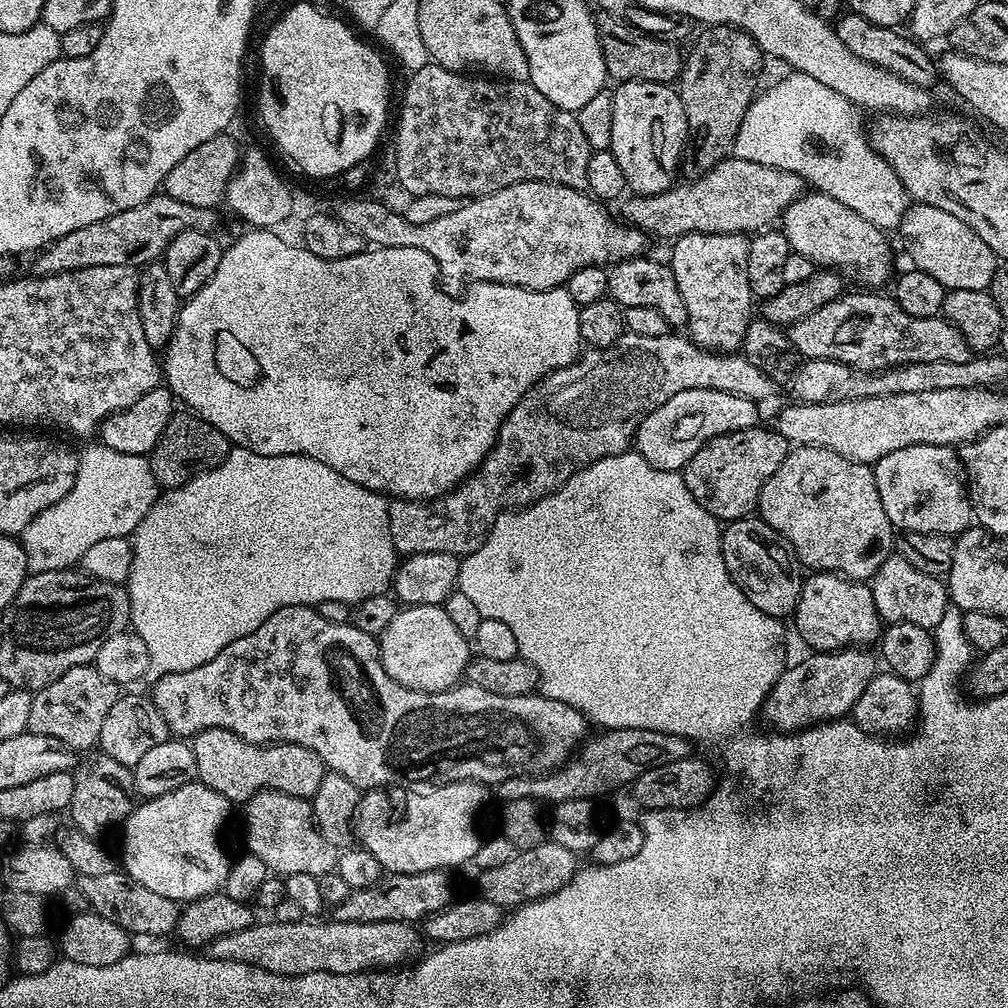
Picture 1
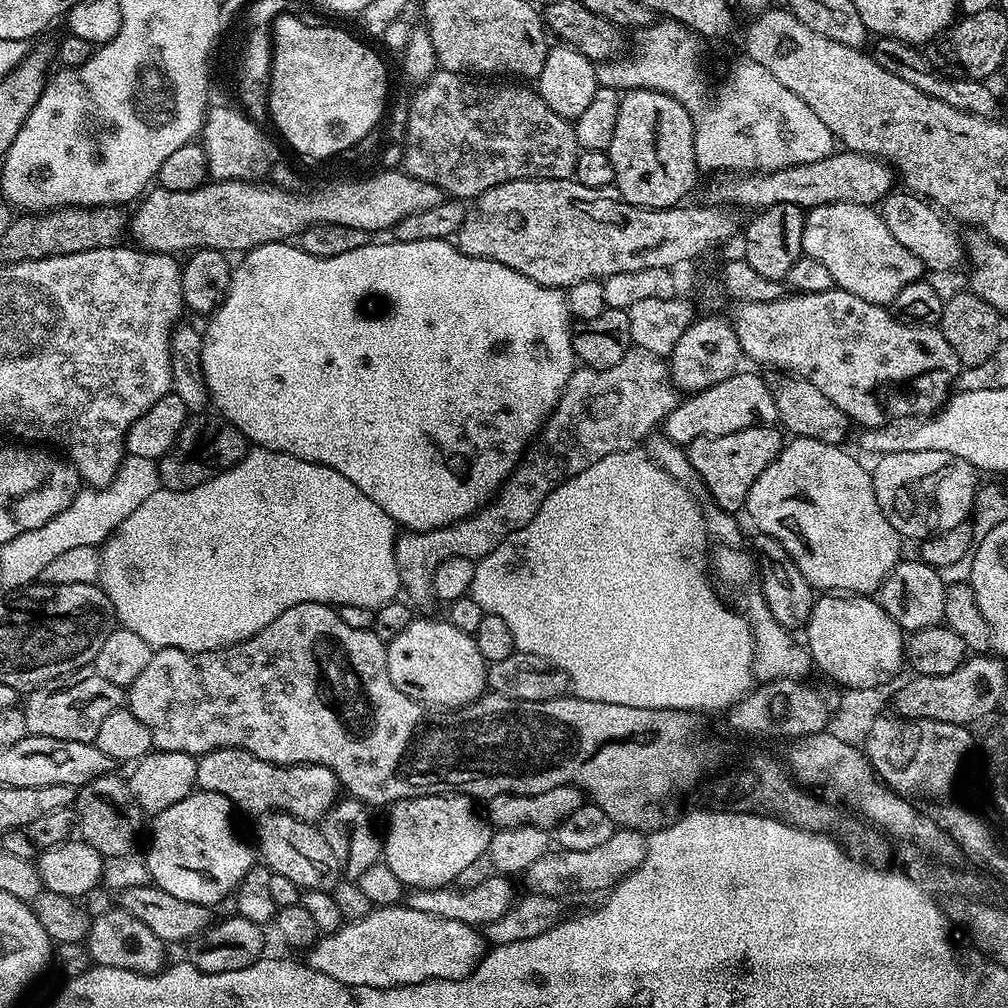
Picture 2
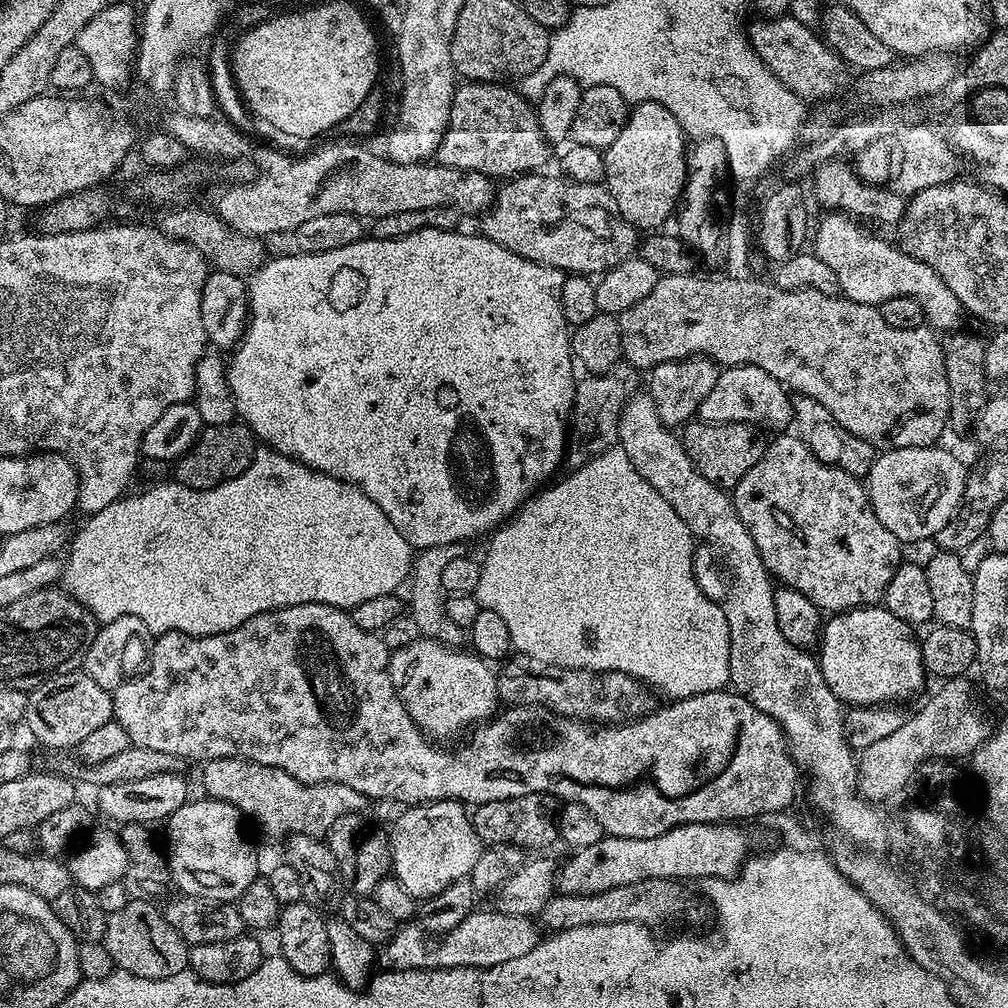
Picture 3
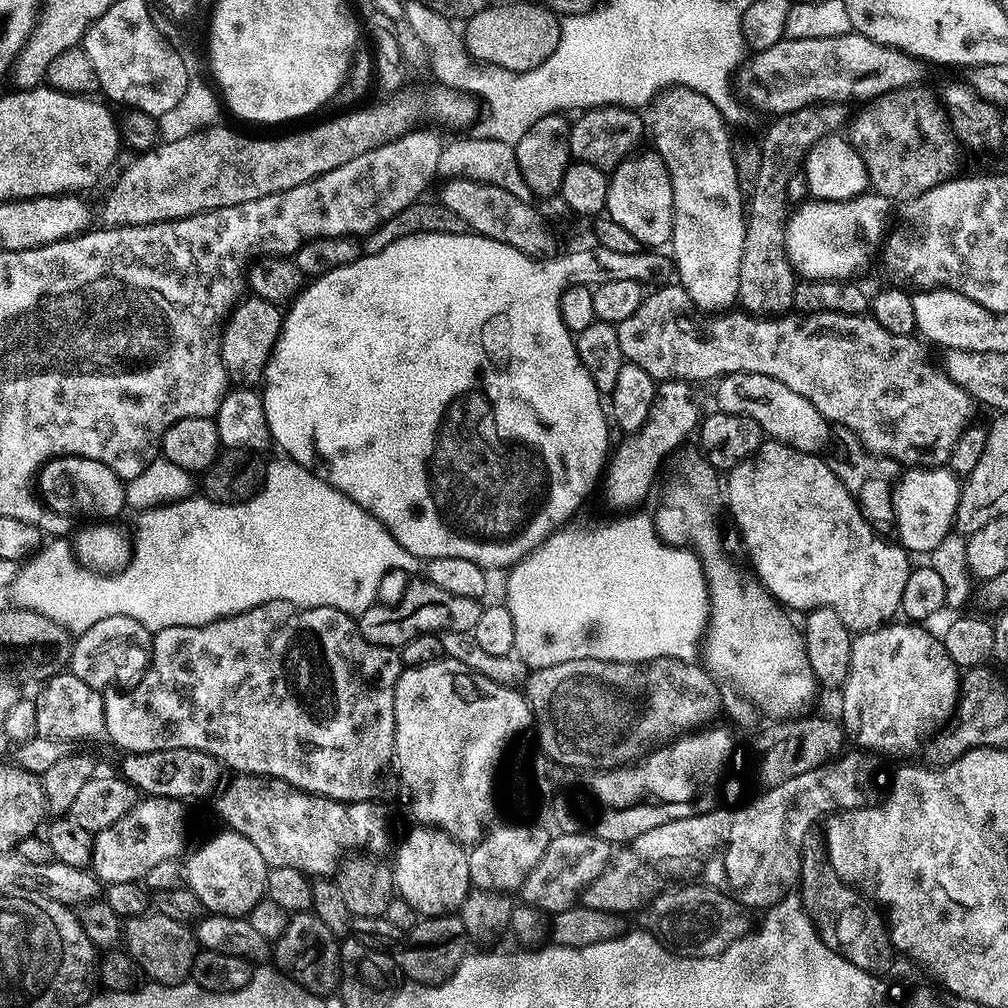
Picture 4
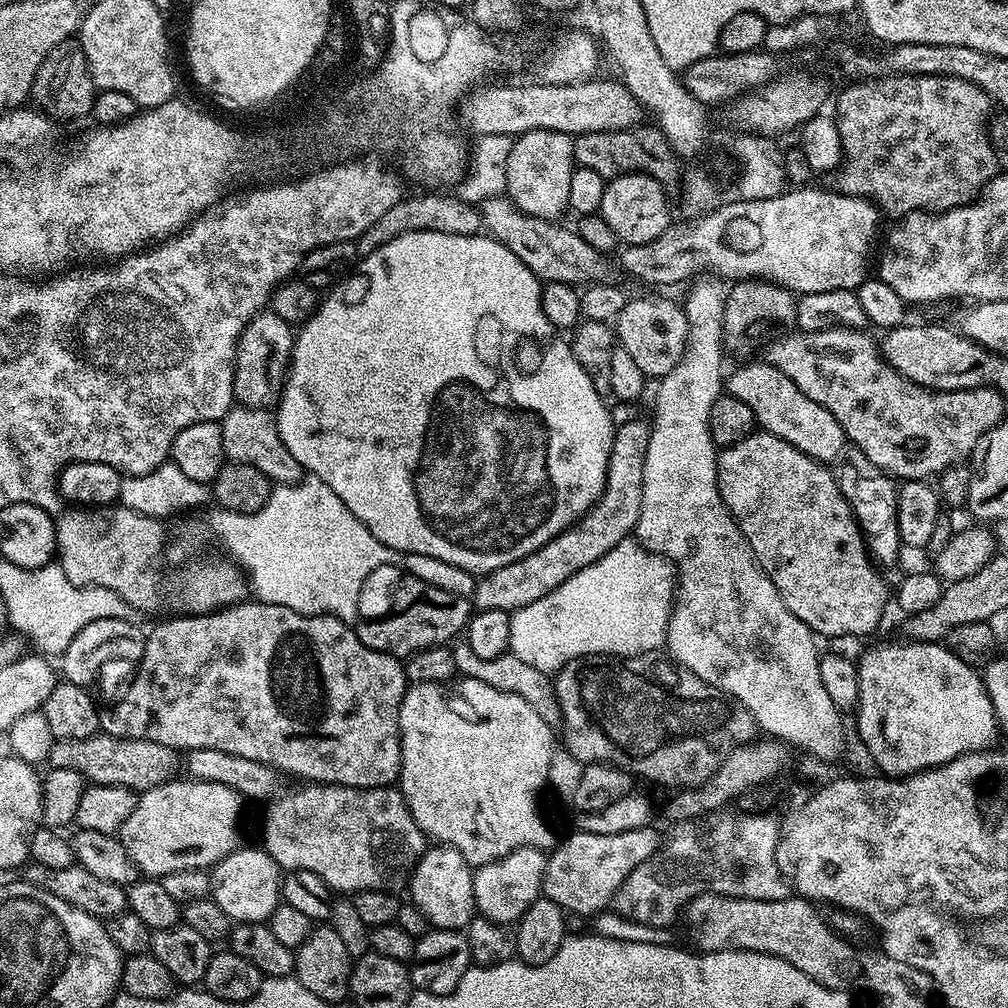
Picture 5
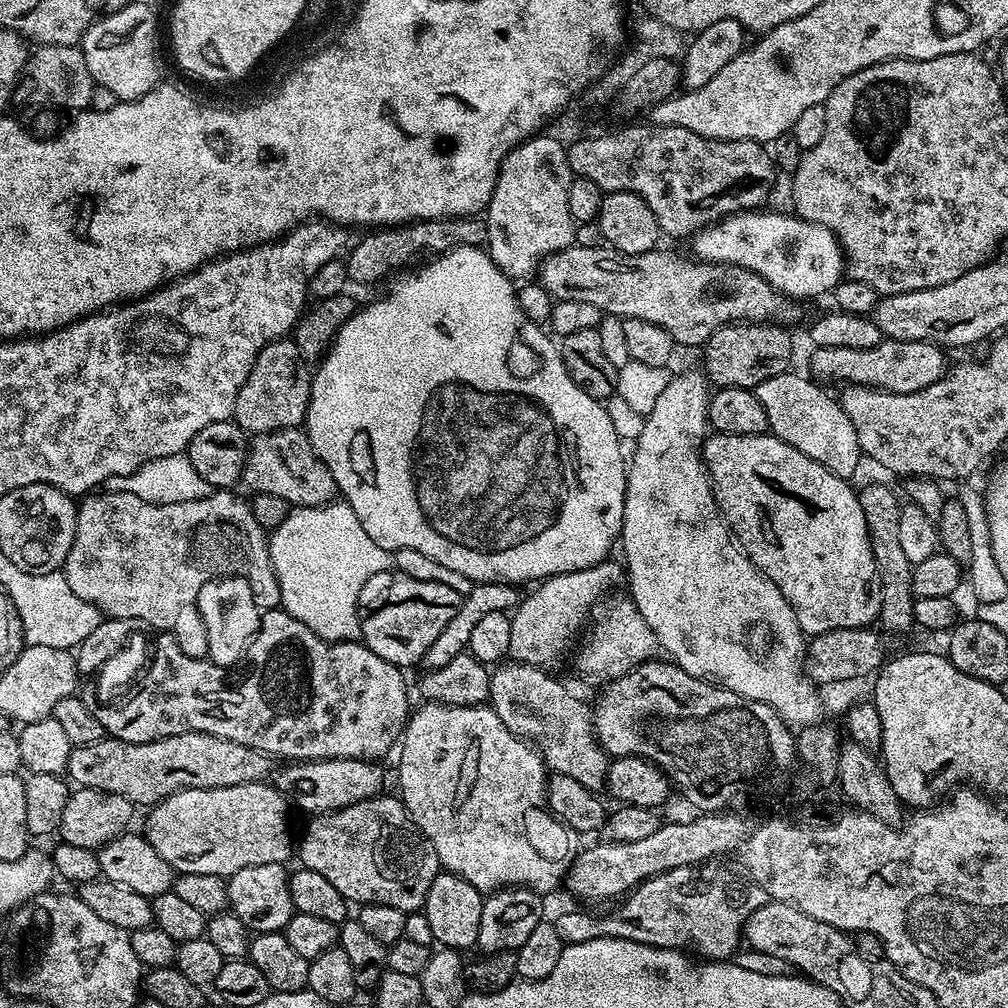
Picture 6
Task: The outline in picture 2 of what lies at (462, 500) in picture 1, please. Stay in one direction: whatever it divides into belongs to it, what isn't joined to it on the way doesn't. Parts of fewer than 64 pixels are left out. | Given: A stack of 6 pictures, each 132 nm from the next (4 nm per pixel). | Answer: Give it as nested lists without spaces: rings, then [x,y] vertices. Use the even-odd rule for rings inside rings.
[[[633,346],[618,366],[610,366],[606,370],[577,367],[560,394],[555,412],[544,421],[543,428],[535,437],[534,447],[500,485],[493,499],[466,520],[429,532],[404,530],[397,540],[395,537],[390,559],[395,579],[397,576],[404,587],[403,595],[417,609],[433,603],[434,570],[446,562],[446,558],[461,556],[483,560],[485,554],[524,528],[526,522],[540,512],[542,502],[555,488],[564,487],[566,481],[587,472],[590,466],[603,464],[608,456],[639,449],[636,447],[639,444],[641,447],[642,442],[653,435],[655,428],[652,427],[663,425],[677,403],[678,389],[672,383],[672,373],[665,357],[650,354],[650,350]]]

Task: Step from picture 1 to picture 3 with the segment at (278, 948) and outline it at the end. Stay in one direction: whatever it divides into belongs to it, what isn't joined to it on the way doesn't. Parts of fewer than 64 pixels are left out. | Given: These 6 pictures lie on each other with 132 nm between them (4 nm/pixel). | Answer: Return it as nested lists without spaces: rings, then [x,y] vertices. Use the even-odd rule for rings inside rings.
[[[495,910],[480,911],[472,911],[458,926],[454,926],[454,930],[441,936],[426,931],[416,922],[397,927],[396,933],[383,945],[378,956],[379,963],[384,963],[383,967],[393,972],[419,968],[489,968],[522,958],[522,954],[530,954],[530,950],[534,950],[534,946],[542,939],[541,929],[535,919],[502,914]]]

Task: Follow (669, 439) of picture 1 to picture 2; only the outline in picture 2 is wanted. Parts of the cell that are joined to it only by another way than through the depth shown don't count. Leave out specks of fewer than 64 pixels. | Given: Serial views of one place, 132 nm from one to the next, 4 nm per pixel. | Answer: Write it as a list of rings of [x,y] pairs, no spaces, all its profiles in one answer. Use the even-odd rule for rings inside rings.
[[[737,371],[735,376],[726,378],[701,392],[685,395],[664,419],[663,435],[681,446],[694,442],[703,436],[721,436],[753,426],[772,426],[777,423],[774,398],[768,389],[764,376],[752,372]]]

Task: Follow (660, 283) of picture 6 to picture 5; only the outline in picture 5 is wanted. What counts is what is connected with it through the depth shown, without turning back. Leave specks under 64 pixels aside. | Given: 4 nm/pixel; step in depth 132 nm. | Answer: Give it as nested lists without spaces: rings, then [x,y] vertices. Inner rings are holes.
[[[504,194],[490,198],[480,204],[479,209],[483,231],[502,246],[506,246],[506,250],[513,252],[541,282],[566,282],[573,286],[587,286],[599,284],[609,279],[609,257],[603,252],[594,250],[594,246],[586,246],[586,242],[582,242],[582,238],[571,227],[563,228],[563,223],[528,216],[522,210],[518,210],[514,206],[514,202]]]

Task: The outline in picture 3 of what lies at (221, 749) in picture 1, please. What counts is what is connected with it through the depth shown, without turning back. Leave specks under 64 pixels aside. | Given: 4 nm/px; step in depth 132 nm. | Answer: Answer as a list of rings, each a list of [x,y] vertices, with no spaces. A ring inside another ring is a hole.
[[[214,758],[203,765],[204,788],[213,800],[221,800],[240,811],[241,817],[261,824],[272,836],[323,837],[331,833],[334,822],[347,812],[363,813],[366,797],[350,786],[338,782],[328,784],[303,784],[286,770],[262,766],[242,758]],[[324,832],[324,833],[323,833]]]

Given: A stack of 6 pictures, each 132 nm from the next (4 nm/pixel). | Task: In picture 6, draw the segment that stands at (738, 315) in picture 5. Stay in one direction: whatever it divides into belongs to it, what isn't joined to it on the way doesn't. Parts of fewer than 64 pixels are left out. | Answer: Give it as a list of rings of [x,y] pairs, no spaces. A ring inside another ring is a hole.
[[[733,322],[725,324],[703,345],[703,375],[716,388],[755,389],[766,378],[789,371],[792,360],[792,336],[787,327],[776,322]]]

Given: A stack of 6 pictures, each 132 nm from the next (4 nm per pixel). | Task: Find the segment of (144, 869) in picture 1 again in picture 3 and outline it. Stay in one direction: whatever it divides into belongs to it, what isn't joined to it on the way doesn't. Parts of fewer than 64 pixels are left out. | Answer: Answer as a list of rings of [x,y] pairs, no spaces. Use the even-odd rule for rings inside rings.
[[[189,799],[168,817],[166,868],[173,885],[185,896],[201,896],[221,902],[239,901],[240,895],[261,875],[260,860],[240,829],[240,811],[221,800]]]

